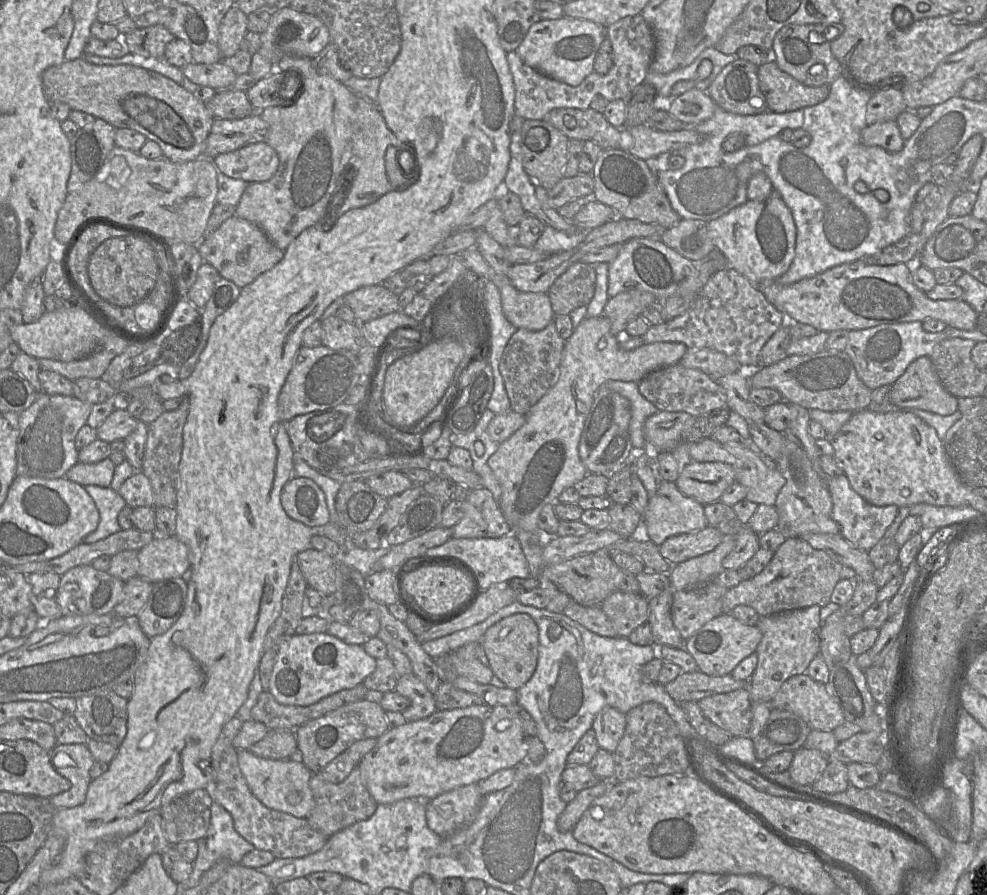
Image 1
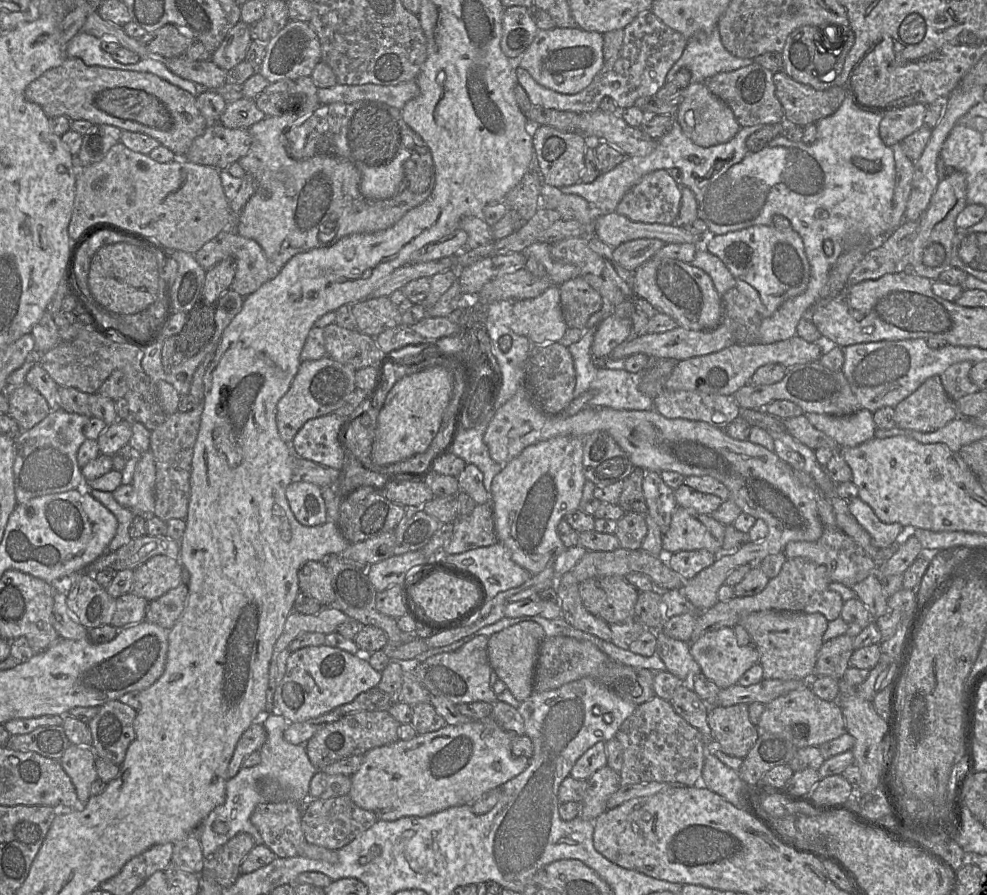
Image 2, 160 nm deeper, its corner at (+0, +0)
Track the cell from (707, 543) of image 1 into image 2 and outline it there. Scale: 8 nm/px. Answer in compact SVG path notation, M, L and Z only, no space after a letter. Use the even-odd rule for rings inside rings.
M705 549L679 551L666 556L669 567L677 572L684 581L695 577L700 571L711 566L715 560L716 555Z

